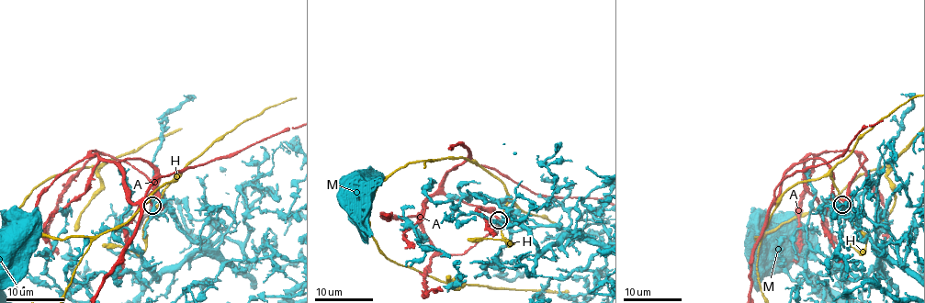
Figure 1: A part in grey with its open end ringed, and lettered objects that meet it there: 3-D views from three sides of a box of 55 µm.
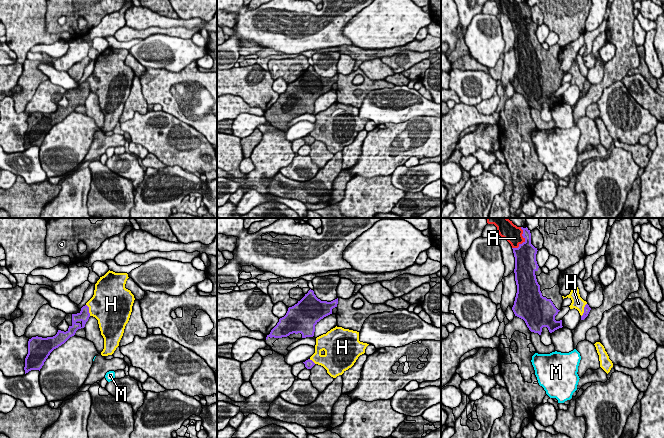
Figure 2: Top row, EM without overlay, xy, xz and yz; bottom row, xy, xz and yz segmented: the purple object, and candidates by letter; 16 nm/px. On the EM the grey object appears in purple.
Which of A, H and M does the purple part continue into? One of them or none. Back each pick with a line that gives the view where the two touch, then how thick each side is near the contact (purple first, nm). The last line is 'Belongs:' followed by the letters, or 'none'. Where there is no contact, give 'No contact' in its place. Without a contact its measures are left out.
A: Touches purple in yz. Thickness 360 nm (purple) against 280 nm
Belongs: A

